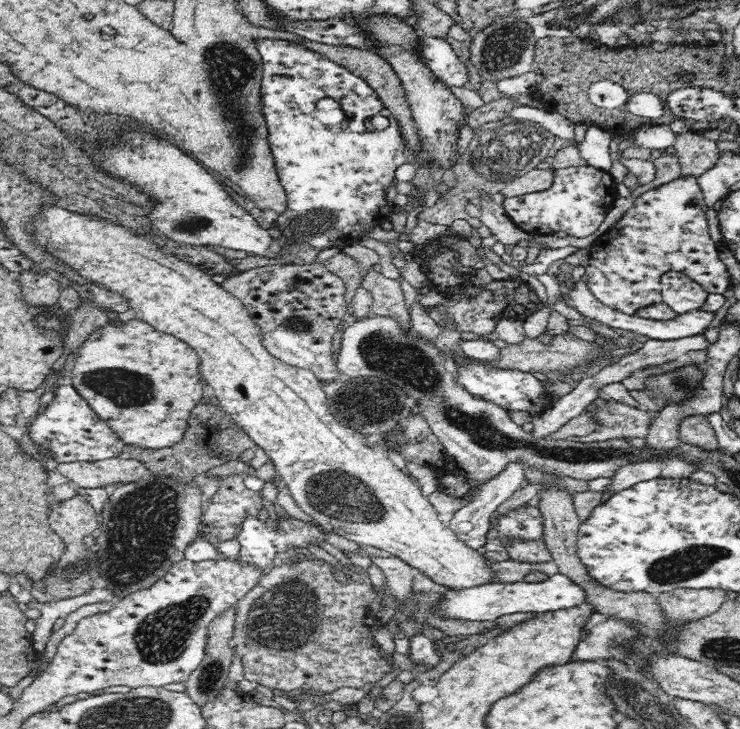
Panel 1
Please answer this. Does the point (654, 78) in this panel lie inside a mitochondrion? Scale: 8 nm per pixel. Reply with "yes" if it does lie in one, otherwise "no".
no

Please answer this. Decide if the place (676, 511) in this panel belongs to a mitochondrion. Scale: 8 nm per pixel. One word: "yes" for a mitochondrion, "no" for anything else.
no

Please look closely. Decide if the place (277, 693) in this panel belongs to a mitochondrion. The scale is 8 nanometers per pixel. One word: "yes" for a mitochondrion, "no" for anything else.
no

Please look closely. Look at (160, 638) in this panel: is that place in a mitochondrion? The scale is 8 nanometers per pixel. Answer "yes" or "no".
yes

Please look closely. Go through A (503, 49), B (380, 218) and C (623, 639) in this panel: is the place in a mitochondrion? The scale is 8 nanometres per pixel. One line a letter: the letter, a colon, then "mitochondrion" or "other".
A: mitochondrion
B: other
C: mitochondrion

